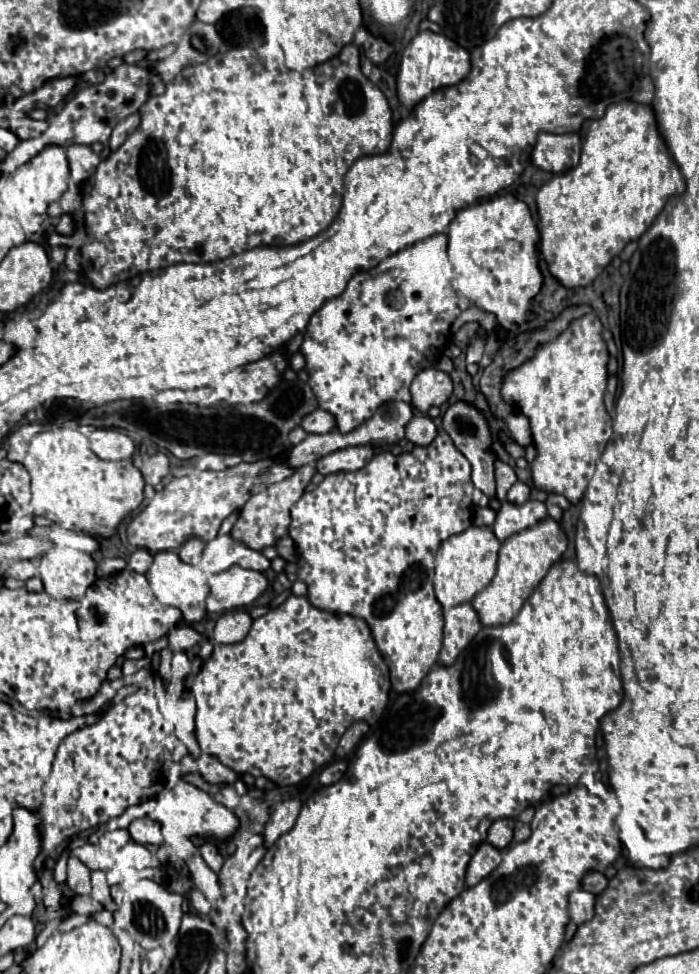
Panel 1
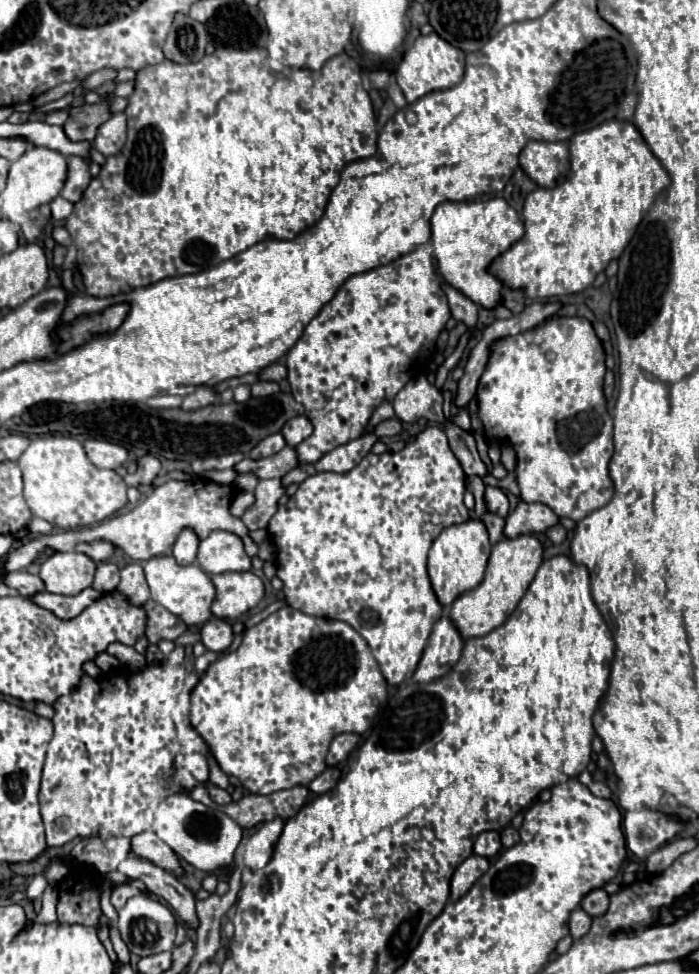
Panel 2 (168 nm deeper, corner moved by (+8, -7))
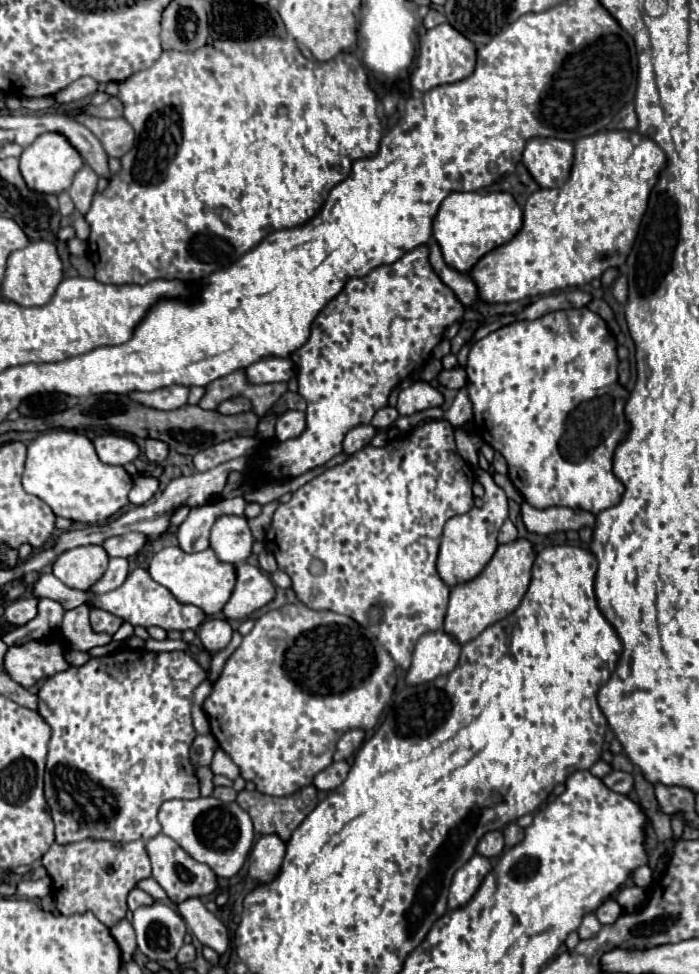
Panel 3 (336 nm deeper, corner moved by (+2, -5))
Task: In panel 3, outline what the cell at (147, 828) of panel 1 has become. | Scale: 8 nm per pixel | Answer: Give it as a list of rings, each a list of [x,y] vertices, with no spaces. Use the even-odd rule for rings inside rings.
[[[160,833],[156,835],[154,839],[150,839],[146,843],[146,849],[148,849],[148,855],[150,855],[150,861],[152,861],[152,879],[158,881],[158,885],[166,891],[168,899],[174,903],[174,905],[180,905],[182,901],[186,899],[200,899],[200,897],[208,897],[210,893],[214,893],[218,889],[218,879],[216,879],[216,873],[204,865],[204,863],[198,863],[196,859],[192,859],[174,839],[170,839],[168,835]]]

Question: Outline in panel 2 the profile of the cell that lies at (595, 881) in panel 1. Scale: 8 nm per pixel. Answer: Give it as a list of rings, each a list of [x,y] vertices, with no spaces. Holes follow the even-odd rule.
[[[594,889],[588,895],[584,895],[582,899],[582,909],[590,915],[590,917],[598,917],[604,915],[608,909],[608,893],[604,889]]]

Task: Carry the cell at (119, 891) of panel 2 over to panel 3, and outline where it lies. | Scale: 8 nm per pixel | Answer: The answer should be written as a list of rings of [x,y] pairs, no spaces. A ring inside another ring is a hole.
[[[134,889],[128,895],[128,907],[130,907],[130,911],[136,911],[140,905],[152,905],[152,903],[154,903],[154,899],[148,893],[144,893],[142,889]]]

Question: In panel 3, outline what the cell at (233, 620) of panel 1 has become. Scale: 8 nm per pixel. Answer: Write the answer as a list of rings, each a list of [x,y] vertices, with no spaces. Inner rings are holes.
[[[206,619],[198,631],[198,637],[206,651],[220,651],[232,639],[232,627],[226,619]]]

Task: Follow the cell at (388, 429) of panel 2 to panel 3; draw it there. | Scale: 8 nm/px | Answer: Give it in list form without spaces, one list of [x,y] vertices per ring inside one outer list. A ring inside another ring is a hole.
[[[386,405],[384,409],[378,409],[378,411],[376,411],[376,415],[372,417],[372,425],[374,425],[376,429],[382,429],[382,427],[390,427],[396,419],[398,419],[398,411],[396,411],[394,407]]]

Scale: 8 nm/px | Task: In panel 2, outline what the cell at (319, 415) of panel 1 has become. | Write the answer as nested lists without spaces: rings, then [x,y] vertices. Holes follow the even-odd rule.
[[[300,415],[300,417],[290,419],[290,421],[282,427],[280,433],[284,435],[284,439],[286,439],[286,443],[288,443],[290,447],[296,447],[298,443],[302,443],[302,439],[308,439],[308,437],[312,435],[312,431],[314,431],[314,427],[312,427],[310,419],[306,419],[304,415]]]

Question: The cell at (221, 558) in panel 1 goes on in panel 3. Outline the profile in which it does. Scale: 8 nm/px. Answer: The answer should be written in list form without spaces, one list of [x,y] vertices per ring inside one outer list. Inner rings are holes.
[[[224,515],[212,527],[210,545],[216,555],[226,563],[246,561],[252,553],[252,543],[254,537],[250,533],[246,517]]]

